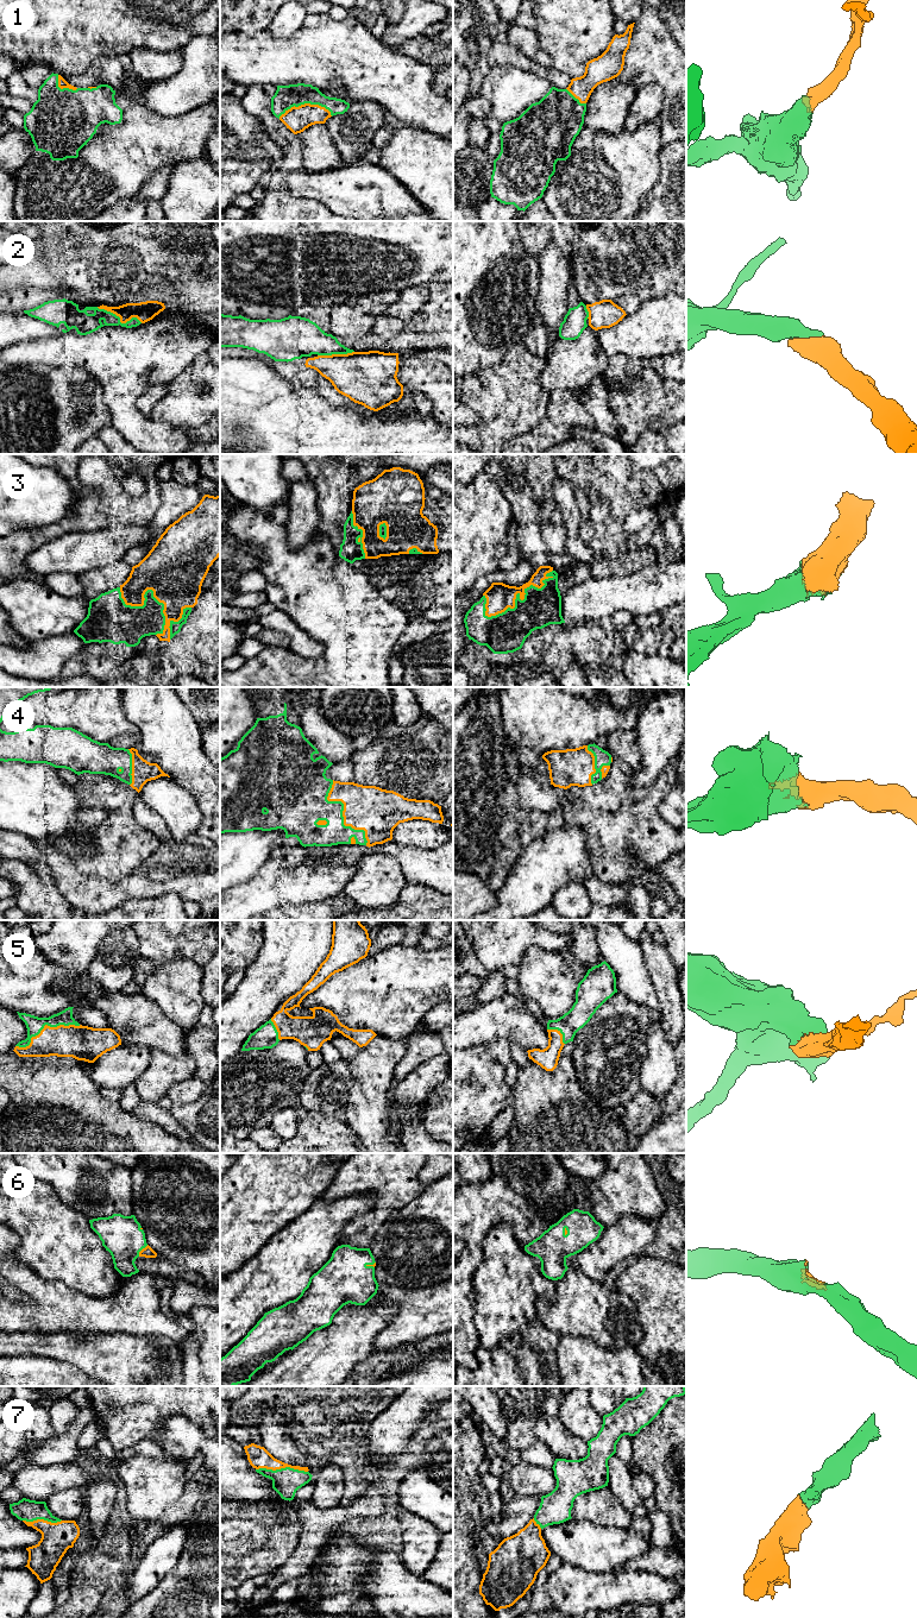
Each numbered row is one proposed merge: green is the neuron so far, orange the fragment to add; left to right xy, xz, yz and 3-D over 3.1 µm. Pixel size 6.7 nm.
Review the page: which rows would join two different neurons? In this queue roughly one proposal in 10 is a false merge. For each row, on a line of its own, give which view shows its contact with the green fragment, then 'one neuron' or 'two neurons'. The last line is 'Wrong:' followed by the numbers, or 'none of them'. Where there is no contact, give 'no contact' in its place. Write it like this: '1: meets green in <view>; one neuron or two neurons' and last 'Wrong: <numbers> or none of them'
1: meets green in xz; one neuron
2: meets green in xy; one neuron
3: meets green in yz; one neuron
4: meets green in xz; one neuron
5: meets green in xy; one neuron
6: meets green in xy; one neuron
7: meets green in xz; one neuron
Wrong: none of them

